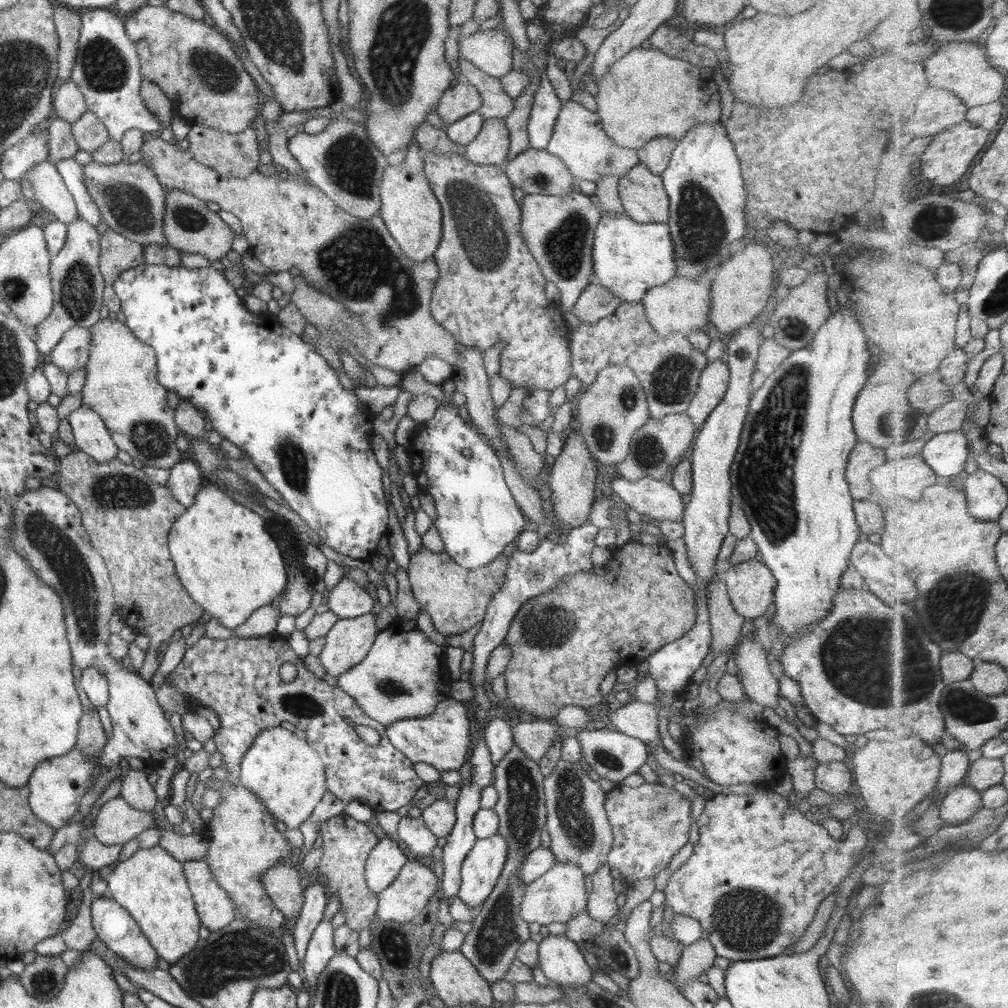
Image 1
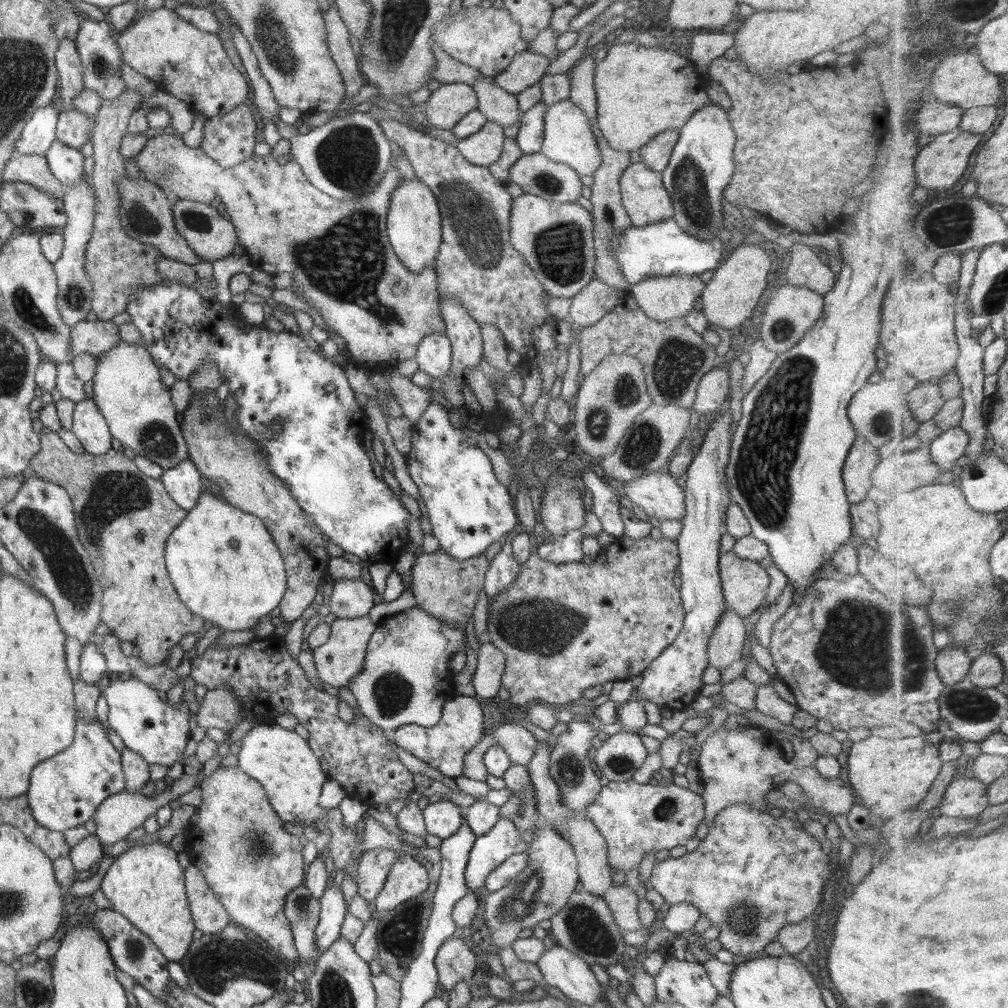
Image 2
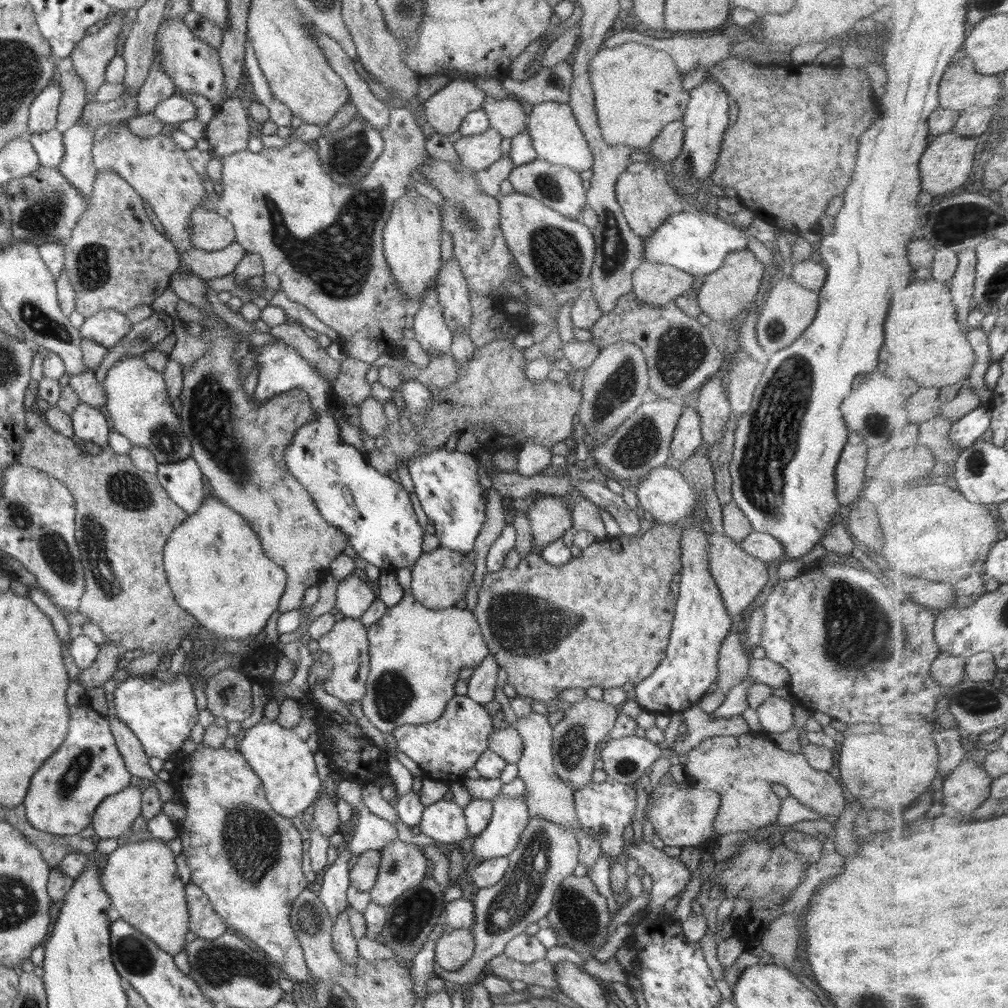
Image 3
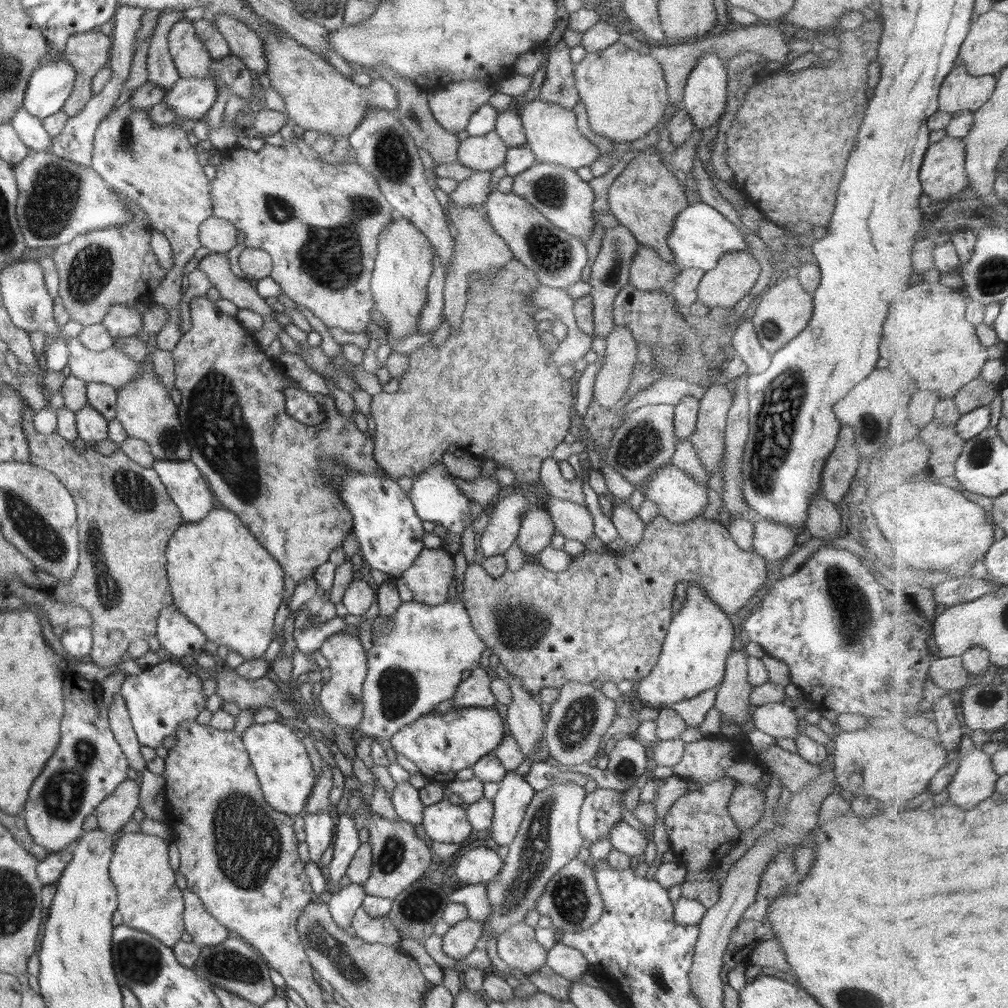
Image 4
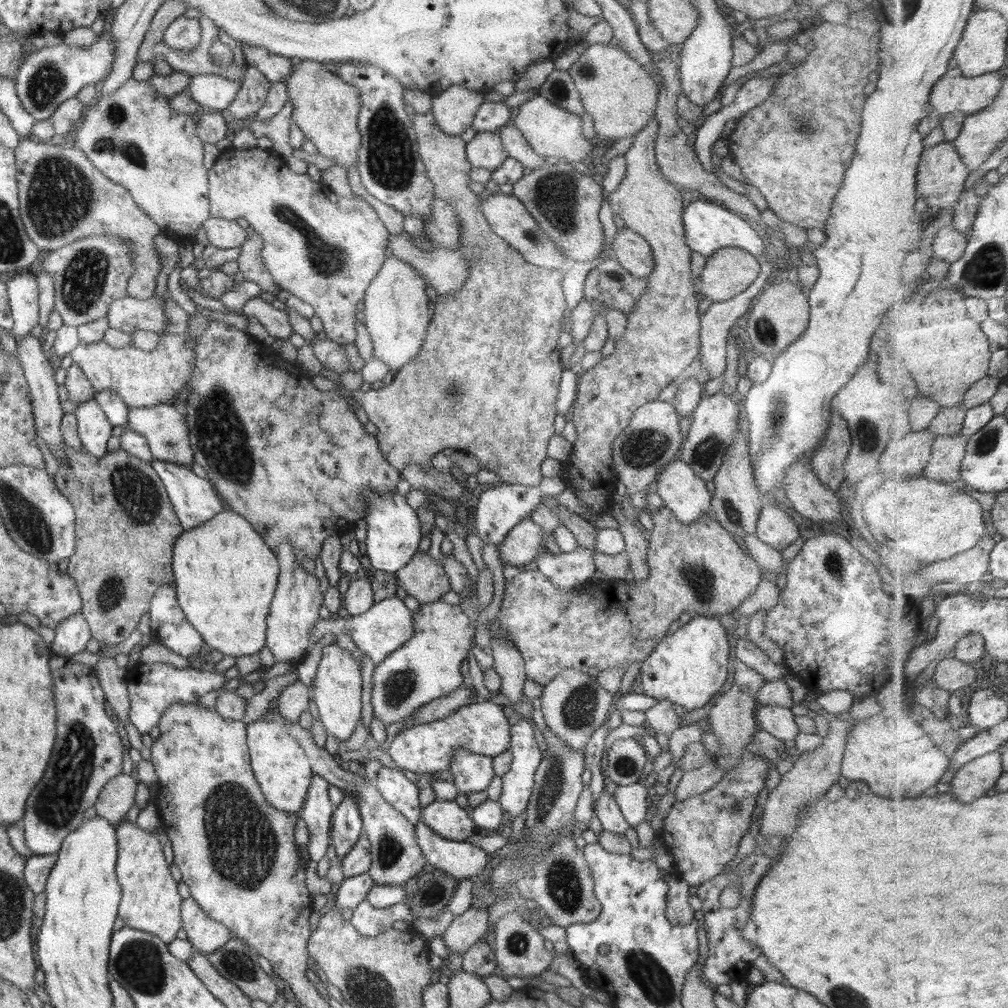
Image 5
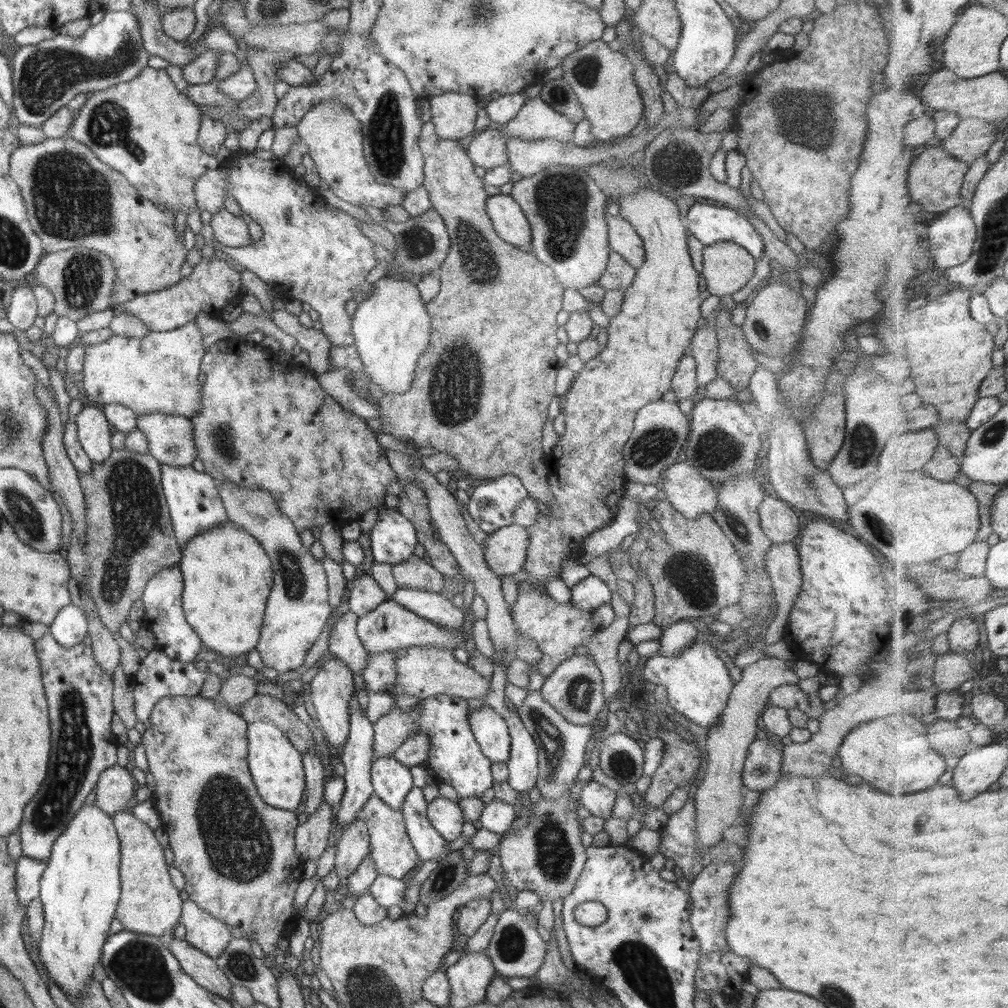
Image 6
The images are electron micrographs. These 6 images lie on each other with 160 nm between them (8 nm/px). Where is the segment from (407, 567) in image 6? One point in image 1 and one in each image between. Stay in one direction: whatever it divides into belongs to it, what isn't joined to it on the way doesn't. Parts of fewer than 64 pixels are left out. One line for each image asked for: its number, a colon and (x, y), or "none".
1: (455, 597)
2: (447, 588)
3: (440, 578)
4: (429, 578)
5: (423, 578)

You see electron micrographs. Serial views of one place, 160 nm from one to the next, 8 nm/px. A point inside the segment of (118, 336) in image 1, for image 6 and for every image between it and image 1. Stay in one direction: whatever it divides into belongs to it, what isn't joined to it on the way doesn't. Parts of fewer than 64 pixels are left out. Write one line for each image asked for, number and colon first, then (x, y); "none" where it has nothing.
2: (127, 388)
3: (138, 403)
4: (144, 408)
5: (165, 429)
6: (170, 438)

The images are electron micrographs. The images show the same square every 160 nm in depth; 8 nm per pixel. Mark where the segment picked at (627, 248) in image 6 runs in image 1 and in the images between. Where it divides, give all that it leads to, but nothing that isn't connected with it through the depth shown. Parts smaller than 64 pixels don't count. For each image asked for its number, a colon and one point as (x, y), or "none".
1: (682, 305)
2: (662, 298)
3: (655, 284)
4: (648, 271)
5: (633, 252)

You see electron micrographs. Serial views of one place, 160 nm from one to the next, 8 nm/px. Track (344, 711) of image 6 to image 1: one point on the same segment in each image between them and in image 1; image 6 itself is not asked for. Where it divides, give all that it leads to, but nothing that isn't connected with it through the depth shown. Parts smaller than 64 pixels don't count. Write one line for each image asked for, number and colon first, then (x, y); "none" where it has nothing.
1: (348, 642)
2: (341, 657)
3: (347, 644)
4: (341, 690)
5: (337, 688)

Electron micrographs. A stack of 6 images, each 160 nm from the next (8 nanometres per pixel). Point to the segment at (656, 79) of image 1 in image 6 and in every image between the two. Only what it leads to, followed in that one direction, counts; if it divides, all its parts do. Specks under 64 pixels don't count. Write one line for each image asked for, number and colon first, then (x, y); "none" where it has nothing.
2: (642, 91)
3: (637, 89)
4: (624, 93)
5: (619, 94)
6: (602, 78)

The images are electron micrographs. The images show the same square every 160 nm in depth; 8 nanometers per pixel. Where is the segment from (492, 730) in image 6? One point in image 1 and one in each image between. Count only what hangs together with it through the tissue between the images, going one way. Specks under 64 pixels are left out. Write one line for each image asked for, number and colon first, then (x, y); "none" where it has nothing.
1: (442, 739)
2: (443, 746)
3: (445, 749)
4: (439, 744)
5: (482, 728)

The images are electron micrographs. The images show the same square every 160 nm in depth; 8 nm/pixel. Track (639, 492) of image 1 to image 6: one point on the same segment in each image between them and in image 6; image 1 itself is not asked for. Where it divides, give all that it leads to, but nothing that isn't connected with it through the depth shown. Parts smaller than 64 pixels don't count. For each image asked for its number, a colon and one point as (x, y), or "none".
2: (658, 494)
3: (664, 492)
4: (679, 498)
5: (681, 489)
6: (687, 490)

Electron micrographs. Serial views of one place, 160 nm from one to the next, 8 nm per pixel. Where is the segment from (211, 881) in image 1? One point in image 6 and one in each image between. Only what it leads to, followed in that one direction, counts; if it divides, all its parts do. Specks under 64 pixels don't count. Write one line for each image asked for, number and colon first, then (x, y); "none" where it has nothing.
2: (210, 917)
3: (203, 921)
4: (205, 930)
5: (206, 935)
6: (206, 933)

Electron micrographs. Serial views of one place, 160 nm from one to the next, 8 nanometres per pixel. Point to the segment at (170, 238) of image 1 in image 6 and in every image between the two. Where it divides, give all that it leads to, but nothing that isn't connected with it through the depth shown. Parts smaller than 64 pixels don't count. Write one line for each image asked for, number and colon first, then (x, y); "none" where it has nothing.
2: (208, 234)
3: (209, 231)
4: (219, 236)
5: (223, 234)
6: (230, 231)

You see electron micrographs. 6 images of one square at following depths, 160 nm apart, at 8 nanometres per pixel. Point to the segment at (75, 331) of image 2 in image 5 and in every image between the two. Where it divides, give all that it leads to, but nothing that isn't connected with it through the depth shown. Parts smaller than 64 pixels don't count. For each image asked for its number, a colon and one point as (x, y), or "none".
3: (106, 328)
4: (121, 320)
5: (128, 314)

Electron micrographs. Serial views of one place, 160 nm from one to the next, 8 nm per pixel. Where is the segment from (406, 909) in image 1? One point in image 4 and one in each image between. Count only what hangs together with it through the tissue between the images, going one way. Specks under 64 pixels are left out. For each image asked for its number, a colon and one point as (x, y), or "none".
2: (408, 878)
3: (403, 865)
4: (399, 857)

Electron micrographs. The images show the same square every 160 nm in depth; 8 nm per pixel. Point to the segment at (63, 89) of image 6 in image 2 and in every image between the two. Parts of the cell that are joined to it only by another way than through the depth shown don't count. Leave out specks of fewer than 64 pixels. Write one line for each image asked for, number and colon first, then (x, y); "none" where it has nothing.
2: (38, 134)
3: (43, 111)
4: (50, 86)
5: (46, 78)

